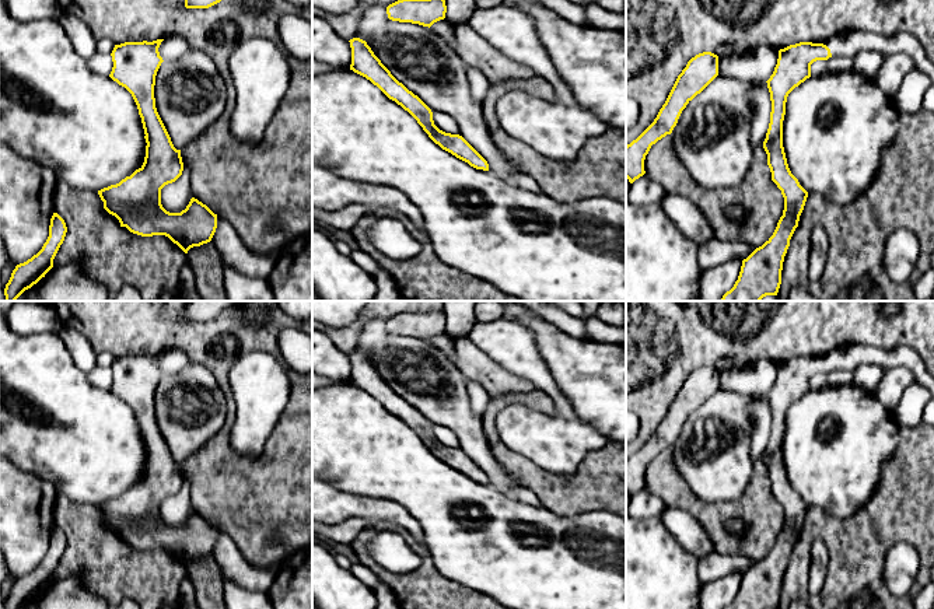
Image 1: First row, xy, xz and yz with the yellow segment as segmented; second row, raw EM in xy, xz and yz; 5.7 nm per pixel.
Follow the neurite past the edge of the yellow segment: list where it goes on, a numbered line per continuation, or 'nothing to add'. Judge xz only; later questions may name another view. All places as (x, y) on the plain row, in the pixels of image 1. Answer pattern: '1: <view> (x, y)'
1: xz (389, 440)

